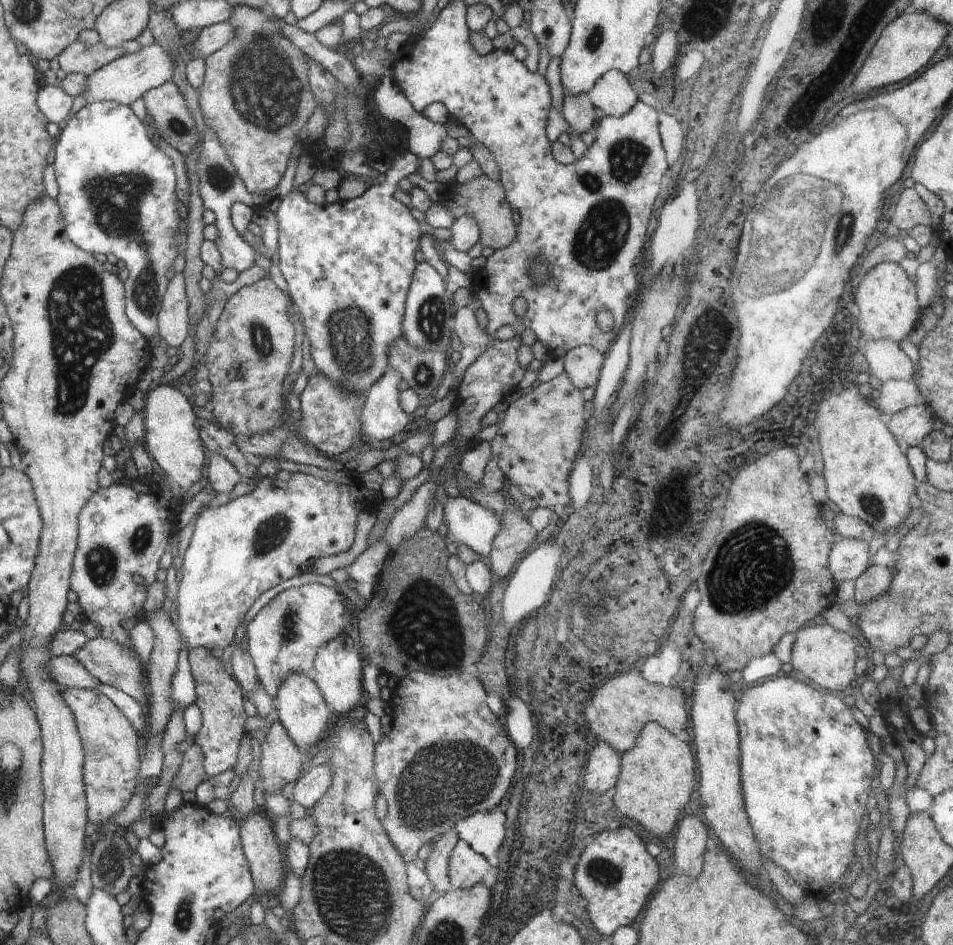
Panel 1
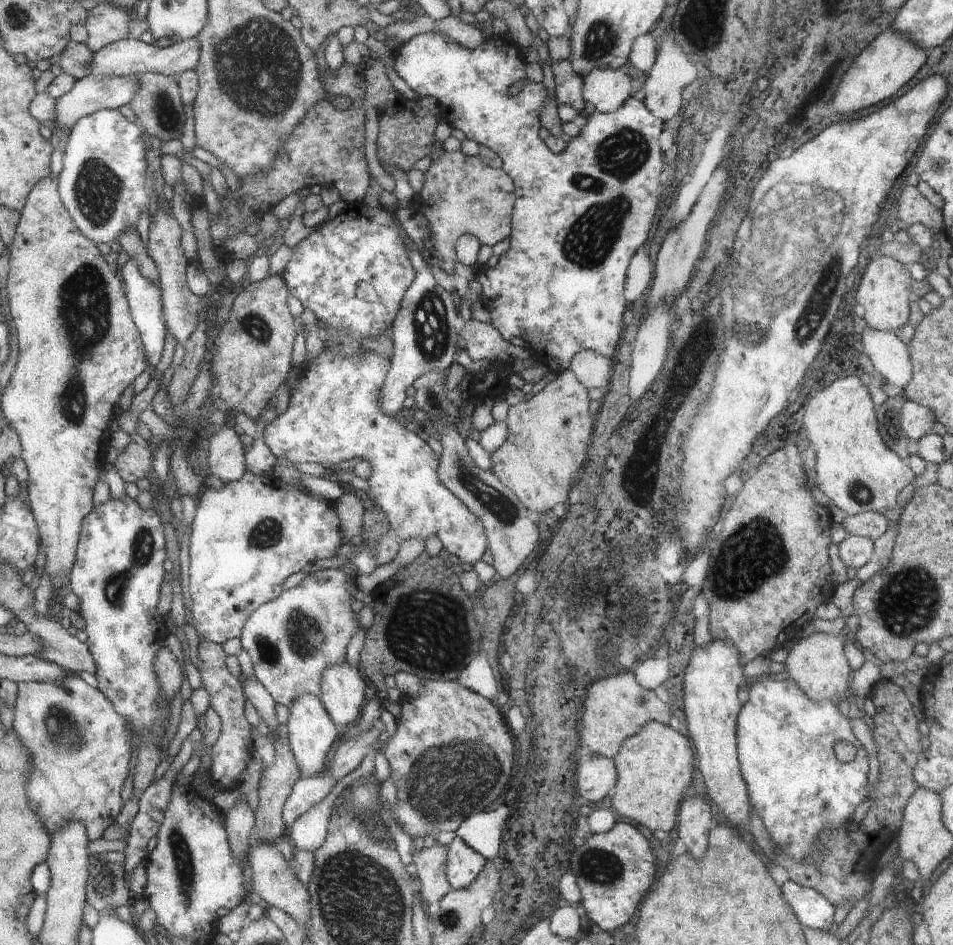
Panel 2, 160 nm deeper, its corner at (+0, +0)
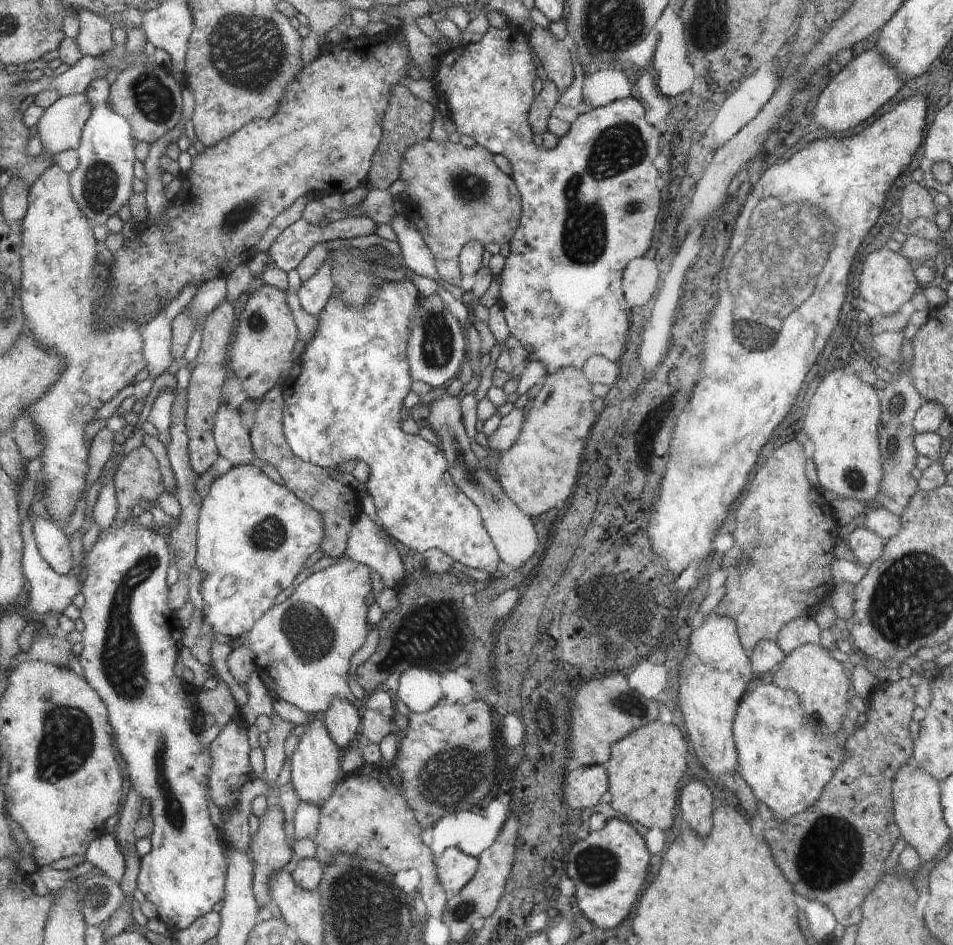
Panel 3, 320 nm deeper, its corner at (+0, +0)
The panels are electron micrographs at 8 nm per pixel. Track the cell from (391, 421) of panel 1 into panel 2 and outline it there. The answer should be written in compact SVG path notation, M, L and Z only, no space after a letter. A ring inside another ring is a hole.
M405 247L411 265L415 270L415 279L405 290L400 308L392 322L393 354L385 383L379 392L381 412L391 417L402 410L406 398L406 388L412 386L422 375L439 372L447 374L458 354L459 313L452 302L451 293L444 289L430 273L429 264L417 250Z

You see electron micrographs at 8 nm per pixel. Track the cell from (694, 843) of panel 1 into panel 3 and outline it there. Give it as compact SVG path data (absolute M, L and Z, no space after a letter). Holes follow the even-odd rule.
M688 777L681 787L680 814L684 824L691 826L700 836L706 836L712 830L714 793L698 779Z

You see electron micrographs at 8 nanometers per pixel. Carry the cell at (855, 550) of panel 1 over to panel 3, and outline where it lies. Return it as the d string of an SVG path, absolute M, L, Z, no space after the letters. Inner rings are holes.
M864 525L857 526L847 541L848 548L854 552L858 562L866 564L871 564L881 557L885 544L881 536Z

